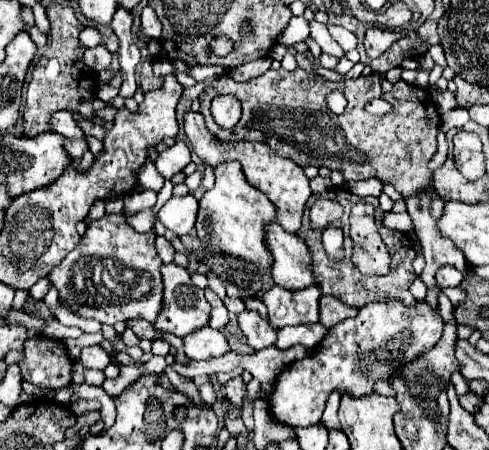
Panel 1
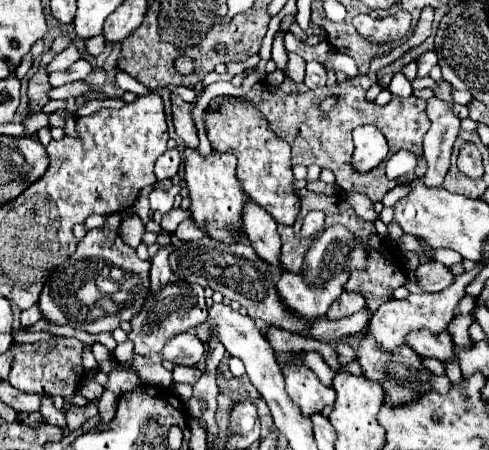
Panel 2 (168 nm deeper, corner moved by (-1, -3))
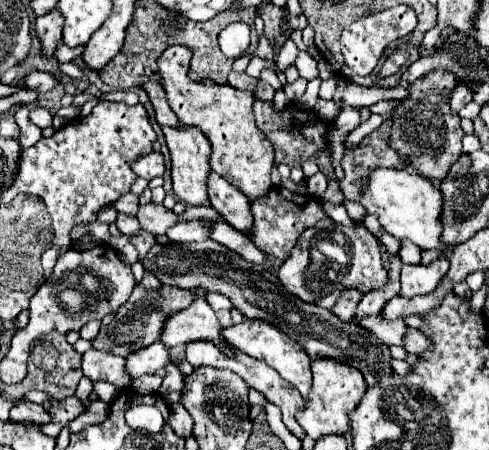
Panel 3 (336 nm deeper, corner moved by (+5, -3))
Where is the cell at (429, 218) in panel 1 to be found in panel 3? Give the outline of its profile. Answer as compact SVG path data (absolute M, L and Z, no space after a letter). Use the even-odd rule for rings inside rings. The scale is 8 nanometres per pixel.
M457 85L453 95L451 95L451 111L459 113L461 107L465 107L473 97L473 85Z

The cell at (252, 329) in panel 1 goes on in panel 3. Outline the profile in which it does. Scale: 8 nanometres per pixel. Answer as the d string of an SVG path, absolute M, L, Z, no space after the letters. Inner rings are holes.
M197 297L195 303L183 311L169 313L159 341L163 341L167 347L175 347L197 339L209 339L217 343L227 355L233 355L233 351L221 339L221 325L215 317L215 311L203 297Z

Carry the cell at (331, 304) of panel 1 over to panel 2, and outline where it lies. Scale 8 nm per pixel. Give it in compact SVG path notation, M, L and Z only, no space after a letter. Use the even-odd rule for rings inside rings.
M343 291L339 295L339 299L335 299L327 311L327 319L343 319L343 317L351 317L357 311L361 311L365 307L365 299L359 293L349 293Z

